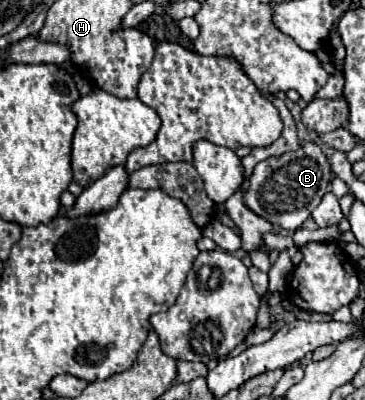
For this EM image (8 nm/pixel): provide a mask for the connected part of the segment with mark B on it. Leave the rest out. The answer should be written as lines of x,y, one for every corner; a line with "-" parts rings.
315,142
301,144
299,150
285,152
277,158
267,158
255,166
251,184
245,196
245,204
271,224
279,224
285,230
297,230
315,210
331,184
331,164

